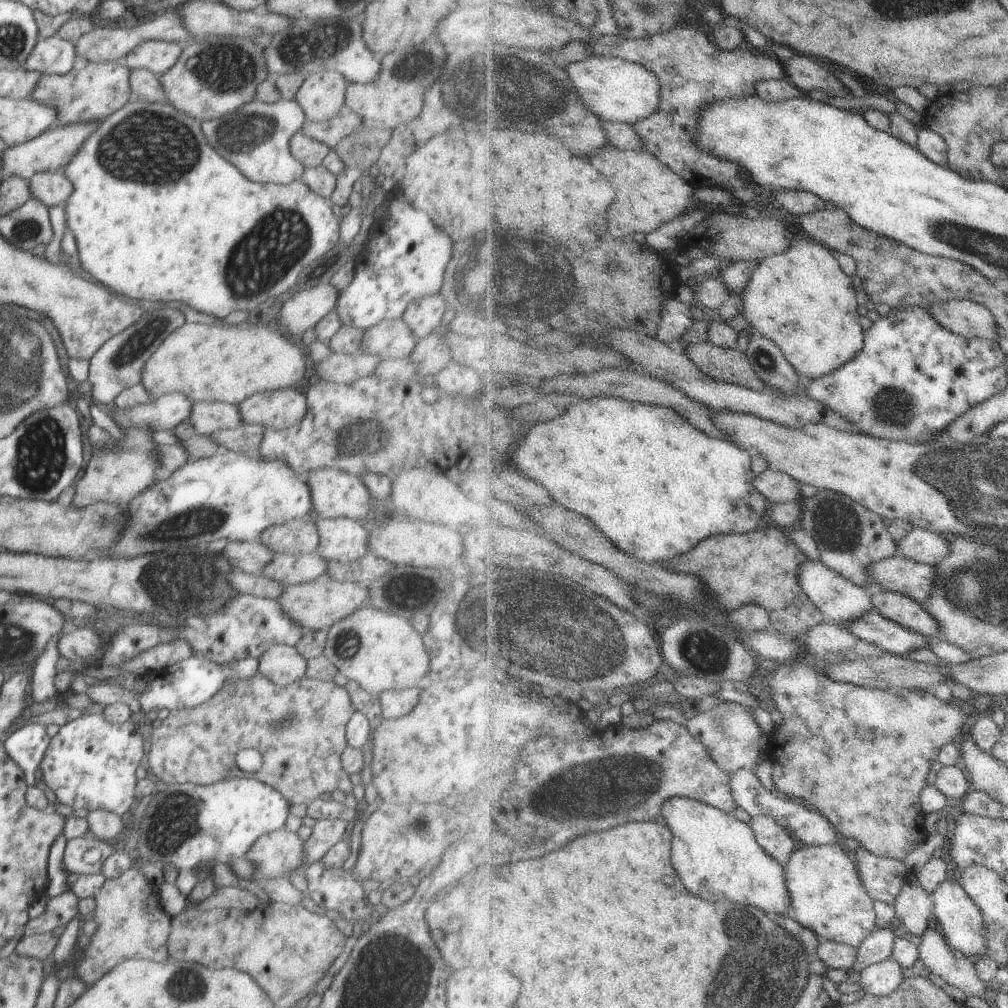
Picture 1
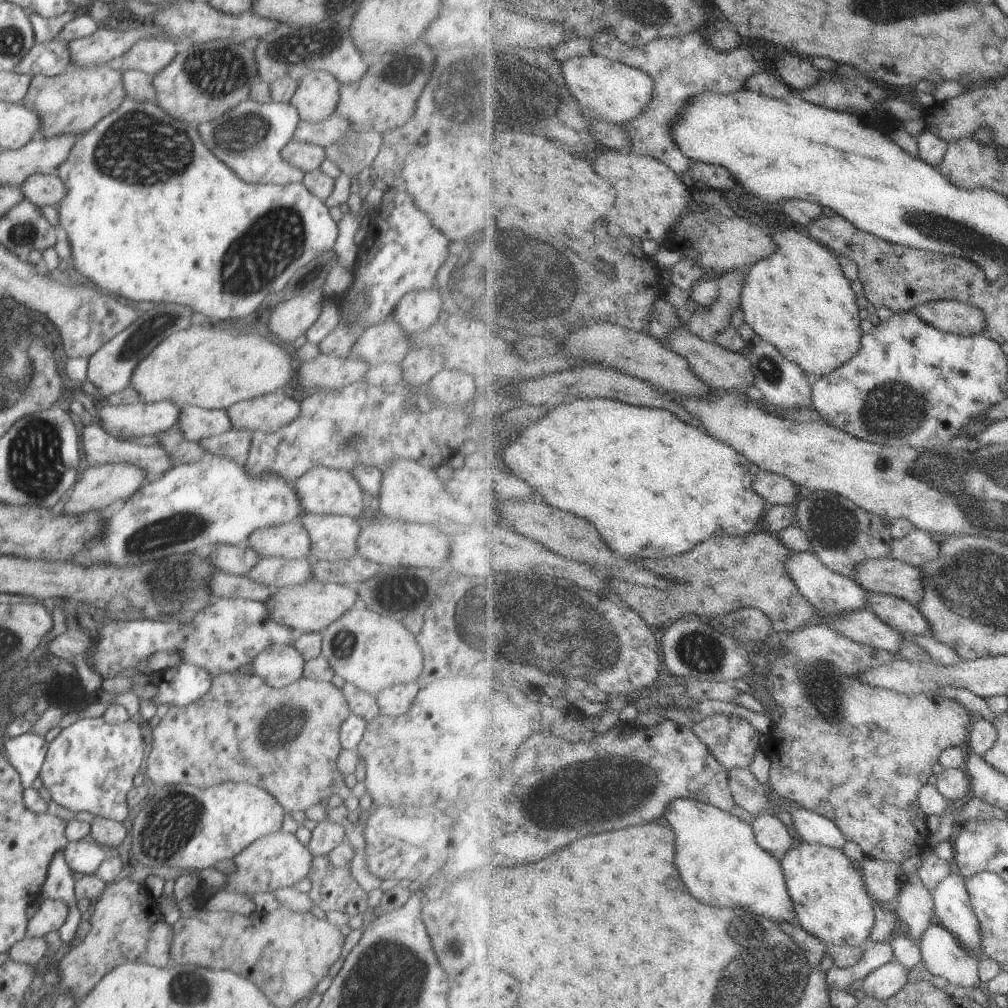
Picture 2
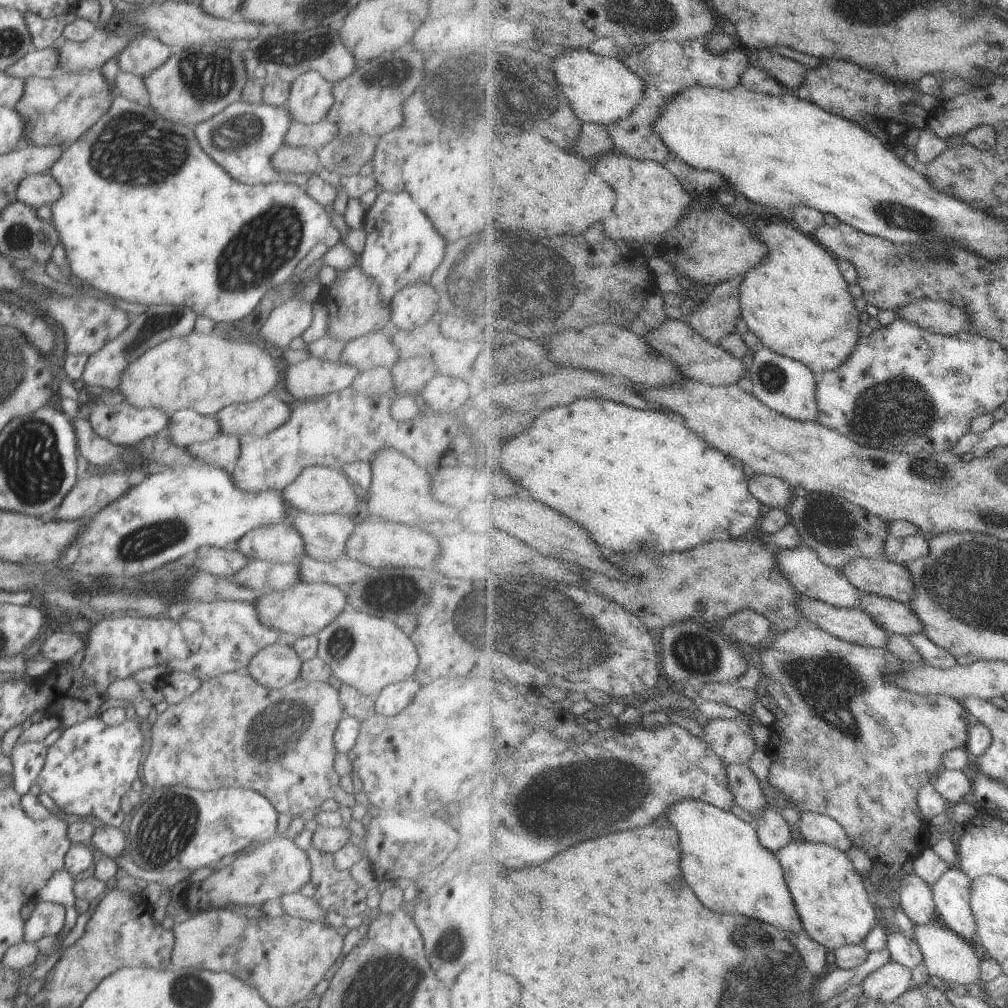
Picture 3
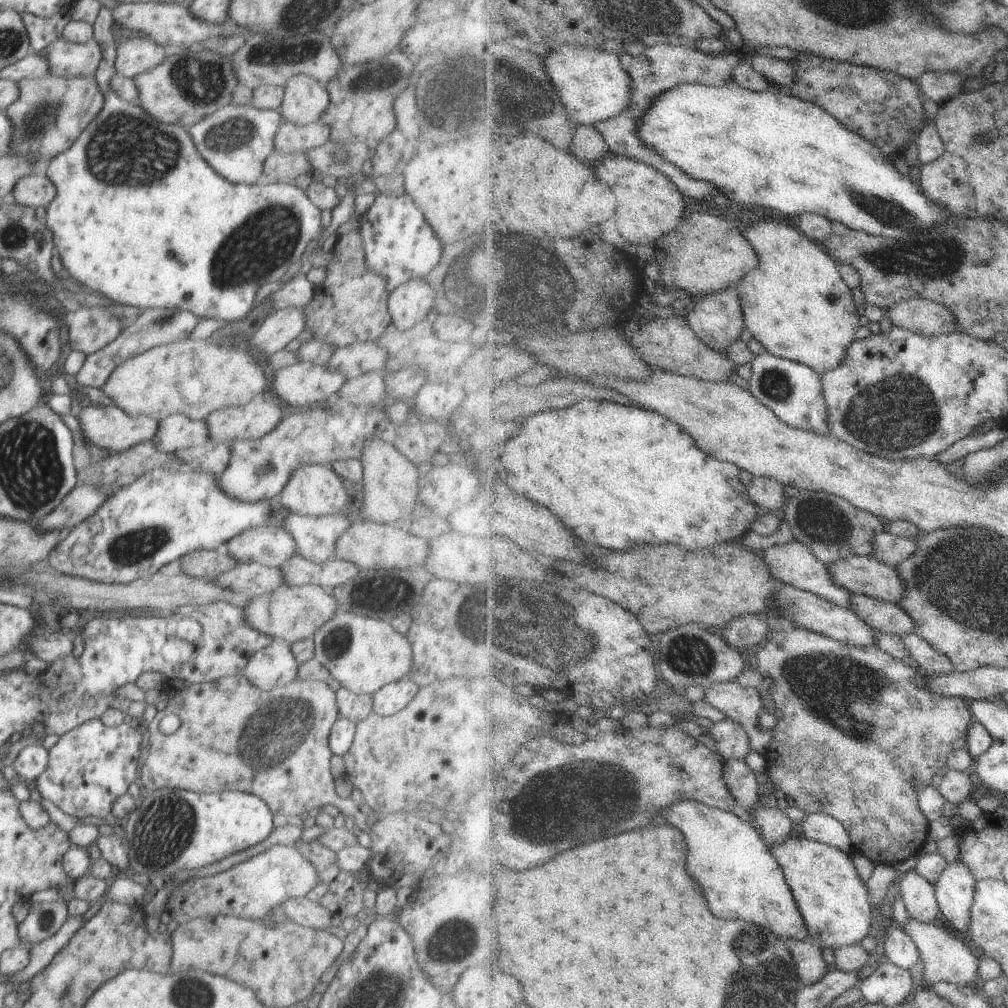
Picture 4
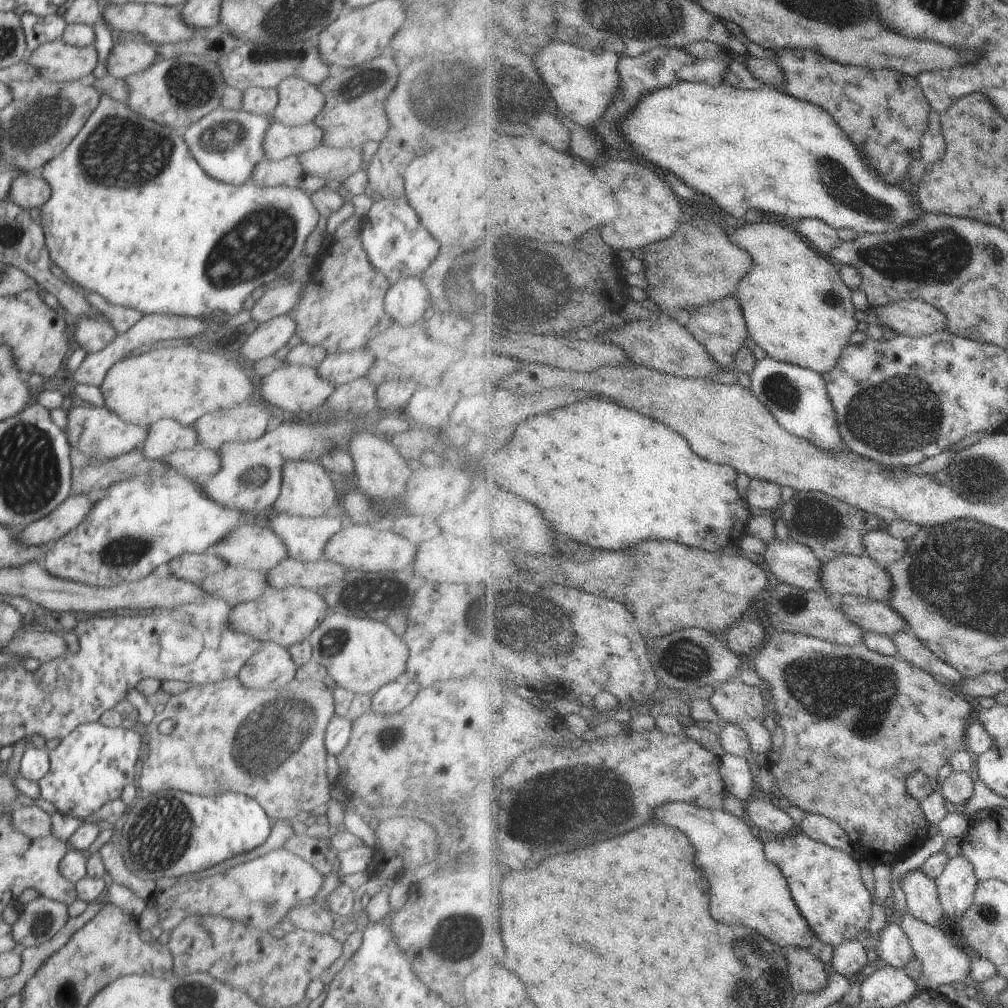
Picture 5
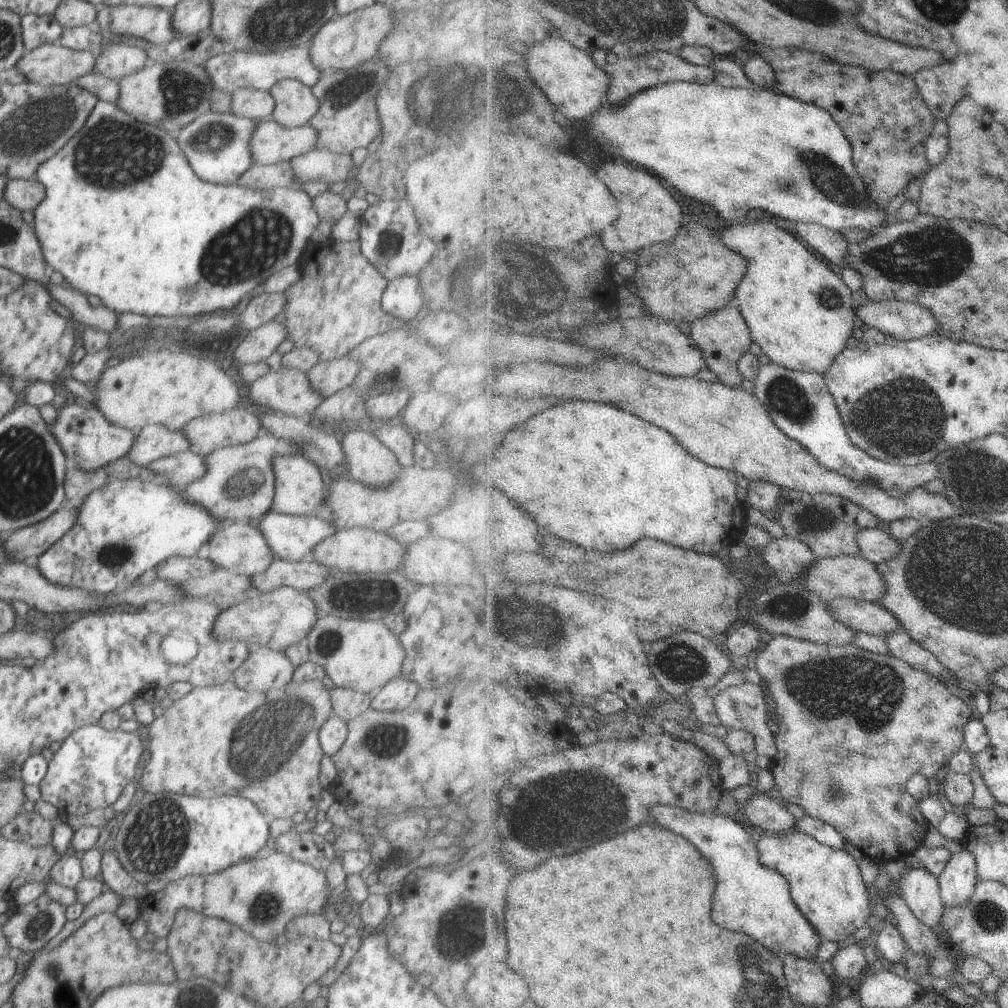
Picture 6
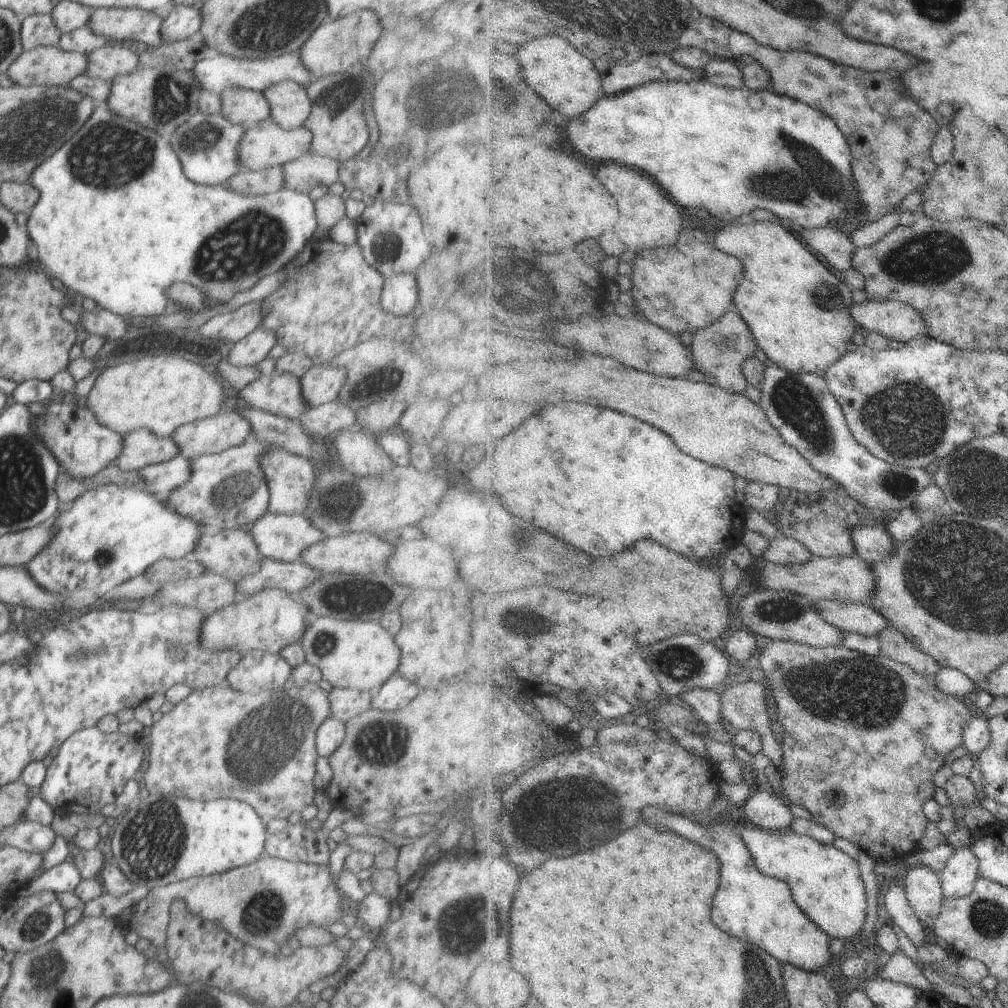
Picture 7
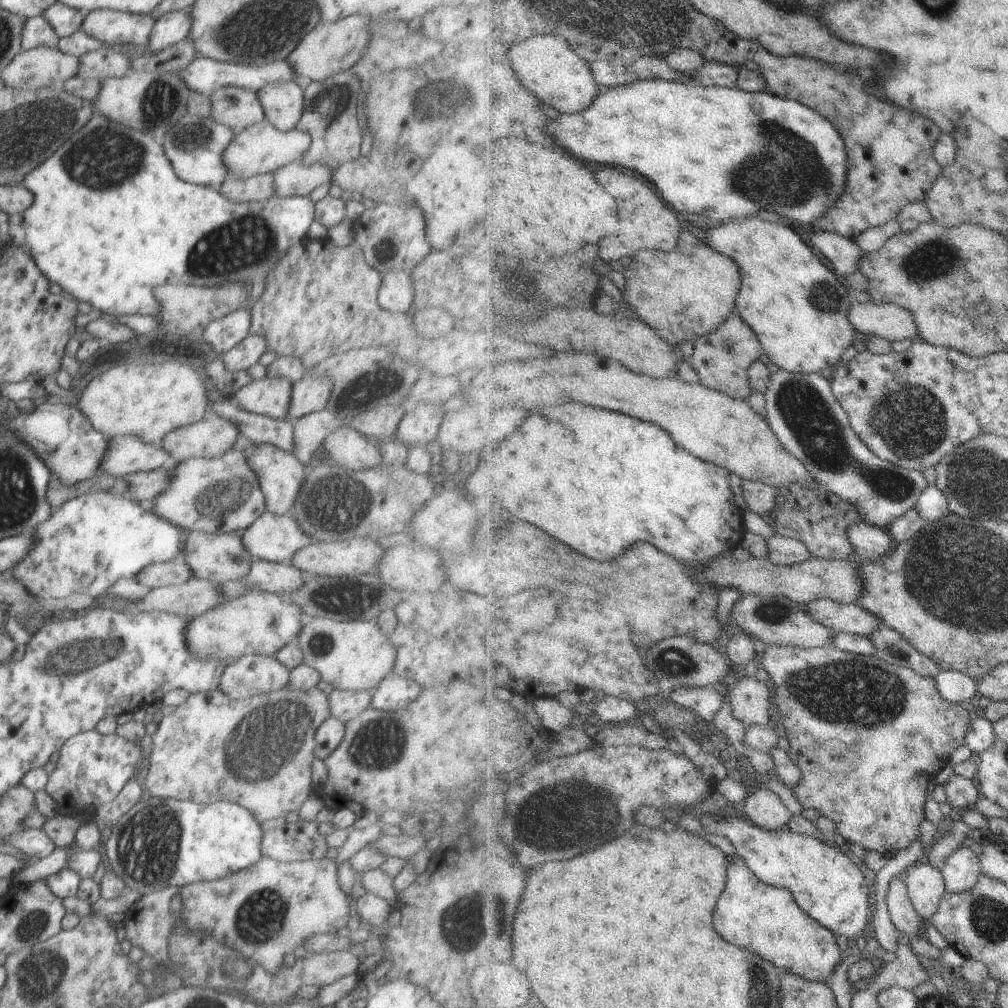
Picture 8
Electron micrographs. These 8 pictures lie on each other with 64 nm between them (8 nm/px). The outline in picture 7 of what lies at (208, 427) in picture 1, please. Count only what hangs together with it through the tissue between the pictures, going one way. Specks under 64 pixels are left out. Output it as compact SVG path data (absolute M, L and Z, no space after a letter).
M150 428L133 431L124 435L124 446L112 463L109 477L119 478L129 471L144 469L150 464L165 462L180 455L178 444L174 444L172 436L160 438L152 434Z

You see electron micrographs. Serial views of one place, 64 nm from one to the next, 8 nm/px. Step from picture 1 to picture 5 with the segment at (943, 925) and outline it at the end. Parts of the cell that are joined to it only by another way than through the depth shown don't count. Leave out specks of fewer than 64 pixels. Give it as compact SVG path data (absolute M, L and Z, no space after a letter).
M961 853L954 856L935 881L943 914L960 920L972 905L977 886L972 862Z

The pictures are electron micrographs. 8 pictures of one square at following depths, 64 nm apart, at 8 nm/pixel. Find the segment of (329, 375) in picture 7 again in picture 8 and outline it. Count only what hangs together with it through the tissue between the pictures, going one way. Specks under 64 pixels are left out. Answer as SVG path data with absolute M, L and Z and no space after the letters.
M306 374L291 386L291 401L284 420L294 422L304 415L325 409L331 390L332 382L328 377Z

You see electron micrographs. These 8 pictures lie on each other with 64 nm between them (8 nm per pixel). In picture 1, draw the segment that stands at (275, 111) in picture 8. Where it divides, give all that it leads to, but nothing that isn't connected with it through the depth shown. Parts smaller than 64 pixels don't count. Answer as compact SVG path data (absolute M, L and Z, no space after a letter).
M340 73L326 76L306 74L294 100L301 106L306 122L326 122L345 111L348 82Z

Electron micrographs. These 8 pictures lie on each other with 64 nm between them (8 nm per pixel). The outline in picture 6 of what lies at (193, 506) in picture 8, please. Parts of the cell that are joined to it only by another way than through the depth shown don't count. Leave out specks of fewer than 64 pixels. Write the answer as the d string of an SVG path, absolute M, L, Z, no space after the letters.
M261 429L258 436L242 445L222 446L221 449L206 455L206 474L188 484L182 492L184 500L206 508L210 514L220 520L220 524L258 524L261 518L271 510L273 498L276 496L276 474L274 474L274 458L276 456L300 456L301 447L298 442L288 438L278 438L268 430Z

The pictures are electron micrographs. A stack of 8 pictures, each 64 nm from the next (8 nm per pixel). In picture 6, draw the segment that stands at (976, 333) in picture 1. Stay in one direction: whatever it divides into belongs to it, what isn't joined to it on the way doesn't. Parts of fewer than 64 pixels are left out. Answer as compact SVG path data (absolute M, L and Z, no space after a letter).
M892 300L868 303L857 310L863 323L897 340L915 340L932 335L941 329L930 308L918 302Z

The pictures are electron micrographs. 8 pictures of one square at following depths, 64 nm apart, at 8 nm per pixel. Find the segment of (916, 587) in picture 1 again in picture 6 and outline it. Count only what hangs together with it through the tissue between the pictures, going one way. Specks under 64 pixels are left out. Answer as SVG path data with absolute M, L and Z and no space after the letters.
M838 556L821 559L808 574L804 582L797 584L804 590L810 590L824 598L829 604L837 599L847 597L868 602L879 603L884 596L888 596L888 582L880 572L878 564L860 556Z

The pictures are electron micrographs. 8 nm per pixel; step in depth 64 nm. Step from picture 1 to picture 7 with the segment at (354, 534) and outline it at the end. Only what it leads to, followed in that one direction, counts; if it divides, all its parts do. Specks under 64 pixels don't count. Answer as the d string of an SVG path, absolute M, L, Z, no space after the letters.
M269 511L250 526L250 534L263 559L288 563L299 561L306 548L328 537L308 516L271 514Z

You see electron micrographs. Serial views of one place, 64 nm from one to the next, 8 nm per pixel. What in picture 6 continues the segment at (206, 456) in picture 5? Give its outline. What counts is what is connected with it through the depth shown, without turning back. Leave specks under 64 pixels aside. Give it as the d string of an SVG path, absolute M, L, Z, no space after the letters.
M182 451L153 461L147 468L158 477L164 476L168 484L172 484L176 490L183 490L188 484L192 484L206 474L204 458L206 455Z

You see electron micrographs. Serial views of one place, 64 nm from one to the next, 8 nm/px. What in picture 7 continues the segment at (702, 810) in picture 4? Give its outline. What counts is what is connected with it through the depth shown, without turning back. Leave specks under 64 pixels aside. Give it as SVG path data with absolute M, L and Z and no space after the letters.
M650 806L644 810L644 821L665 830L678 832L681 836L714 850L724 868L720 900L716 900L716 926L724 928L728 934L752 942L776 956L786 966L796 964L808 972L823 972L834 960L832 936L822 930L814 920L796 903L791 885L776 876L758 870L750 844L744 842L738 827L718 822L712 827L704 827L694 816L667 812L662 808Z

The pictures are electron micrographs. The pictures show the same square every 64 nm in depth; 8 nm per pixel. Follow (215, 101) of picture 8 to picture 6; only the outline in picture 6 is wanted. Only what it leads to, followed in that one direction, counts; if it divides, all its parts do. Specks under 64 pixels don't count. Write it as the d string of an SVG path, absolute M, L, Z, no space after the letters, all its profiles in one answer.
M240 88L232 94L230 113L234 116L262 121L271 119L274 112L274 98L269 91L254 88Z

